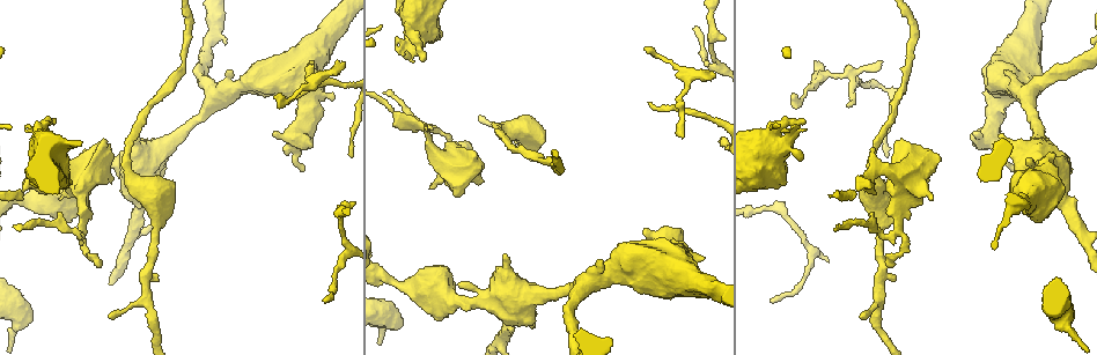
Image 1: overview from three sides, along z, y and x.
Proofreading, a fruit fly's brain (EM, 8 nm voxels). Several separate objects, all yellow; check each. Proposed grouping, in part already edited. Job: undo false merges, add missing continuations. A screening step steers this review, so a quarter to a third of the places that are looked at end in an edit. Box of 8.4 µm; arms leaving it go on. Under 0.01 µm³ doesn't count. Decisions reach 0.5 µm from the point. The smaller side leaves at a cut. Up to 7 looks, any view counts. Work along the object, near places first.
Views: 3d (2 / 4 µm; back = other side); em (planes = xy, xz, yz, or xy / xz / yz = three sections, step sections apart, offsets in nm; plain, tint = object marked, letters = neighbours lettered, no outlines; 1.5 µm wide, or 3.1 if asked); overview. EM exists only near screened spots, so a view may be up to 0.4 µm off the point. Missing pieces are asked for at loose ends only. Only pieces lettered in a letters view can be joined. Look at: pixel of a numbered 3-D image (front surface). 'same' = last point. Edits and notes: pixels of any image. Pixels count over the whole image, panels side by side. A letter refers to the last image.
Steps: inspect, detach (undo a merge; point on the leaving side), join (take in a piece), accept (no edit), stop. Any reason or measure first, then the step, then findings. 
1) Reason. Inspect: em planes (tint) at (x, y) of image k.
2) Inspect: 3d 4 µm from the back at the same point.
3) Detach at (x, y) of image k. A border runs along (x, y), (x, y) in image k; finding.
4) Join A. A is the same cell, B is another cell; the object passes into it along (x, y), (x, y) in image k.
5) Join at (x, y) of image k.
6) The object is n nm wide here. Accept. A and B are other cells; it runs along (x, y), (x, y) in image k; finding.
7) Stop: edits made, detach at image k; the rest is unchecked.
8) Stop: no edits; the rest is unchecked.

Branch stops here. Inspect: em planes (letters) at (773, 300) of image 1.

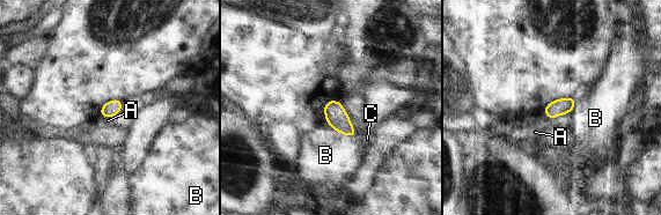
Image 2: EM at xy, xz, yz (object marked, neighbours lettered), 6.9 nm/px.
The longest contact is with B, 240 nm. Accept. A, B and C are other cells; a border runs along (567, 112), (549, 119) in image 2; no lettered piece goes on from it.

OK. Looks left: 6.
Inspect: em xy step 4 (tint) at (109, 179) of image 1.

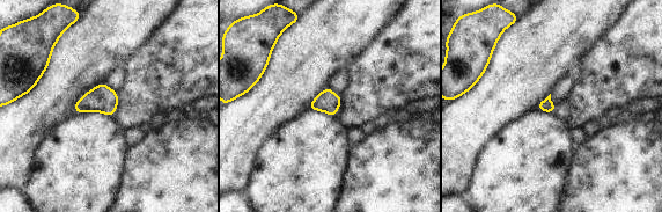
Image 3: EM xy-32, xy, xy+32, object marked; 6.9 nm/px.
Inspect: em planes (letters) at the same point.

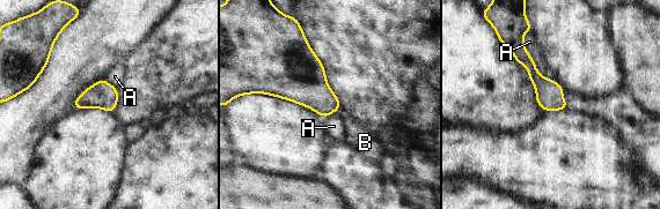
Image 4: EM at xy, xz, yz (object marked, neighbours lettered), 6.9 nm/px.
The longest contact is with A, 440 nm. Join B. B is the same cell, A is another cell; the object passes into it along (308, 87), (336, 110), (356, 135) in image 4; it goes on there.

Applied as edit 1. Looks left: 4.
Branch stops here. Inspect: em xy step 4 (tint) at (272, 134) of image 1.

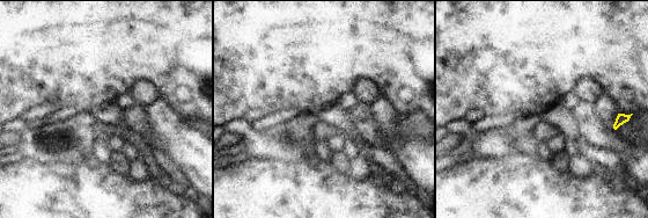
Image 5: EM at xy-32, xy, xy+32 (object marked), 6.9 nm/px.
Inspect: em planes (letters) at the same point.

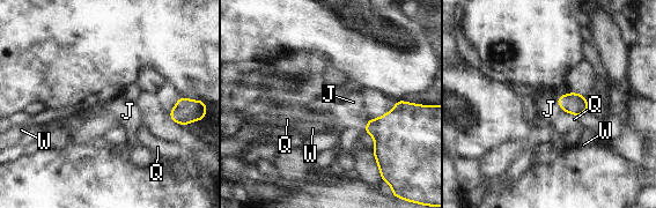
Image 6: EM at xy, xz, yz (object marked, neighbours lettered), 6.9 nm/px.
Accept. J, Q and W are other cells; a border runs along (562, 110), (577, 117) in image 6; none of them fits.

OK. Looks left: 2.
Stop: edits made, join at image 4; the rest is unchecked.

